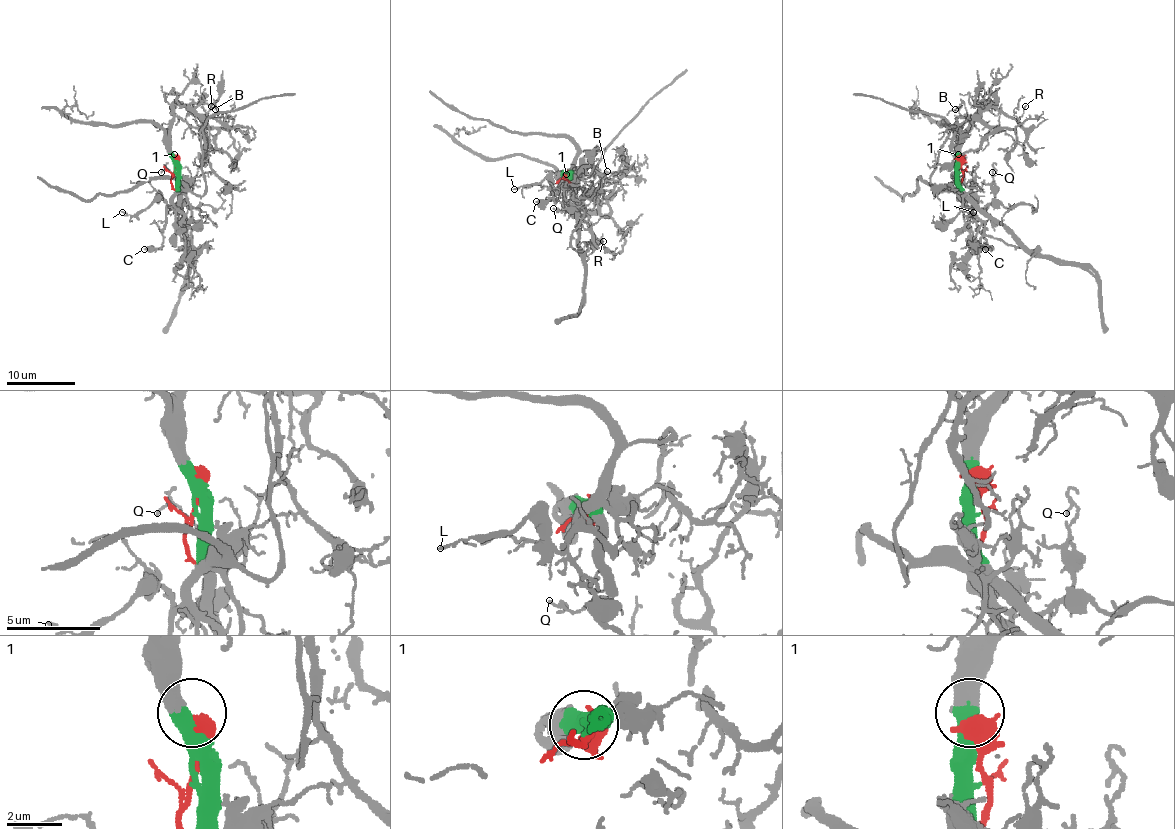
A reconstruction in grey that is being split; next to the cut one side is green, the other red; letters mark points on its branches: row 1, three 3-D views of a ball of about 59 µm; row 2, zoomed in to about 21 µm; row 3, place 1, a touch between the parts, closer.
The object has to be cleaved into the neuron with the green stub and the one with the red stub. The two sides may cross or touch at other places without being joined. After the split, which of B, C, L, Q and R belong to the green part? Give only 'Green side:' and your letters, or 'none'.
Green side: B, R

